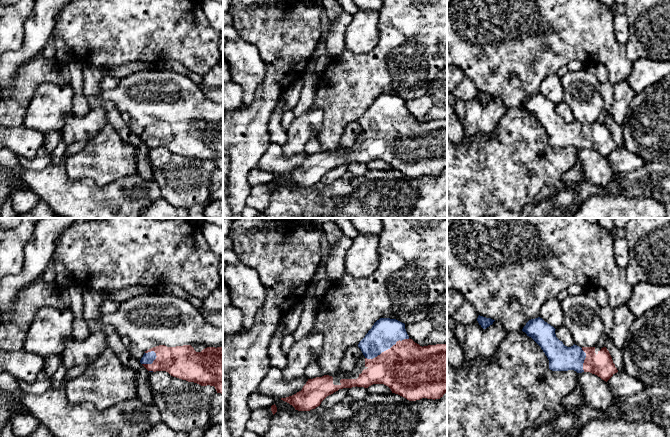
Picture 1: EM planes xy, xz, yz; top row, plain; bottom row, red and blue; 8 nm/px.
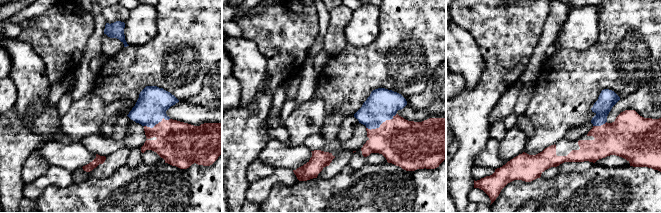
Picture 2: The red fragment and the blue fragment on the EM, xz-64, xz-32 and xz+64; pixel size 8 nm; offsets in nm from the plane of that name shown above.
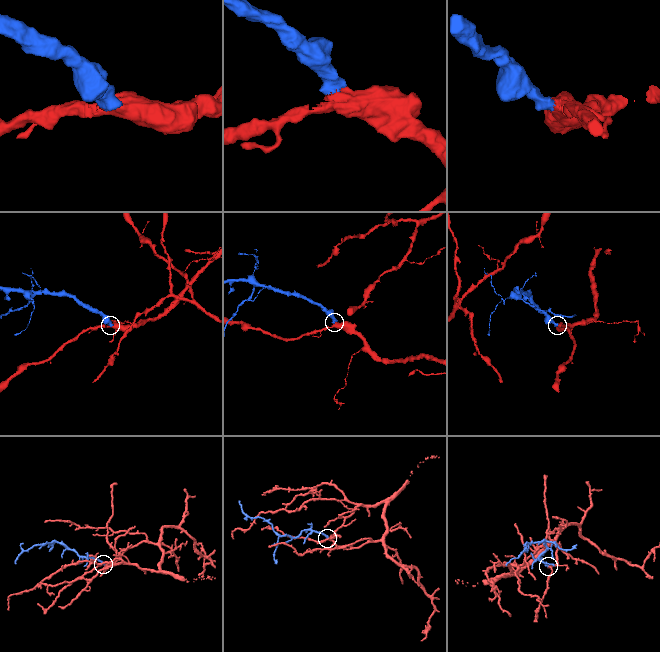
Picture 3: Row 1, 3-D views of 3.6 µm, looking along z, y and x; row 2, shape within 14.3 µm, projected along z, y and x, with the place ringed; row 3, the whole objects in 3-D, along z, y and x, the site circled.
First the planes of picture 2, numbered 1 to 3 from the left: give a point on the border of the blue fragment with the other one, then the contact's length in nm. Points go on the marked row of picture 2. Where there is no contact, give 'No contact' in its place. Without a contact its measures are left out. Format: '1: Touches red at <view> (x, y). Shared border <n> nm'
1: Touches red at xz-64 (156, 124). Shared border 220 nm
2: Touches red at xz-32 (381, 124). Shared border 280 nm
3: Touches red at xz+64 (599, 126). Shared border 120 nm

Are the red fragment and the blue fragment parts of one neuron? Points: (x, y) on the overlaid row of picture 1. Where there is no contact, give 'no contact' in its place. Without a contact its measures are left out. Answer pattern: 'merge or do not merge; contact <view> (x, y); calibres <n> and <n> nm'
merge; contact xz (388, 349); calibres 420 and 240 nm

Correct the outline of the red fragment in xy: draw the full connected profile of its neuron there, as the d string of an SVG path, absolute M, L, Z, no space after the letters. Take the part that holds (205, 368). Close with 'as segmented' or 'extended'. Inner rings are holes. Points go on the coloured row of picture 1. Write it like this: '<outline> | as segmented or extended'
M159 345L145 351L140 363L149 371L166 371L171 376L201 386L214 386L223 394L223 347L196 352L191 345Z | extended

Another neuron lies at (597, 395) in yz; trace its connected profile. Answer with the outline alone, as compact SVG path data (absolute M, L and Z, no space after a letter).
M590 372L577 373L577 385L583 392L583 405L591 409L606 411L614 396L606 381Z

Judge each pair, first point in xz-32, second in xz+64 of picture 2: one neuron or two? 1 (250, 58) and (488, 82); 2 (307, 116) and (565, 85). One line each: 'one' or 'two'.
1: two
2: two

